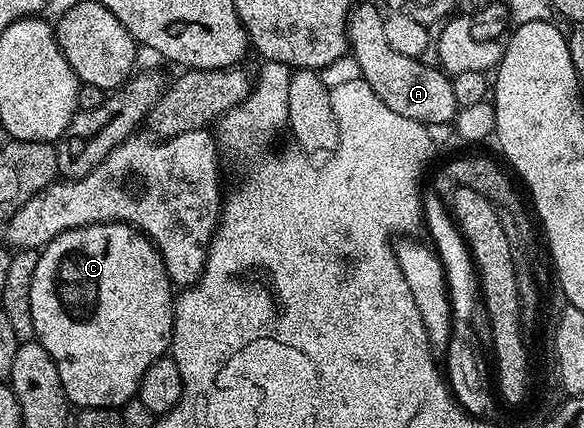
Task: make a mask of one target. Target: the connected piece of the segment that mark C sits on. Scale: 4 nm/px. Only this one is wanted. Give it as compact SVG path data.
M89 224L73 228L67 232L61 232L52 242L41 249L36 262L36 274L32 278L32 322L34 323L34 335L38 343L52 354L56 362L56 370L60 370L60 383L64 386L64 394L69 398L75 409L83 408L117 408L135 399L138 395L140 378L152 362L170 352L170 339L174 336L174 301L175 293L172 291L172 281L166 272L162 261L162 255L158 248L146 235L131 226L131 224Z

